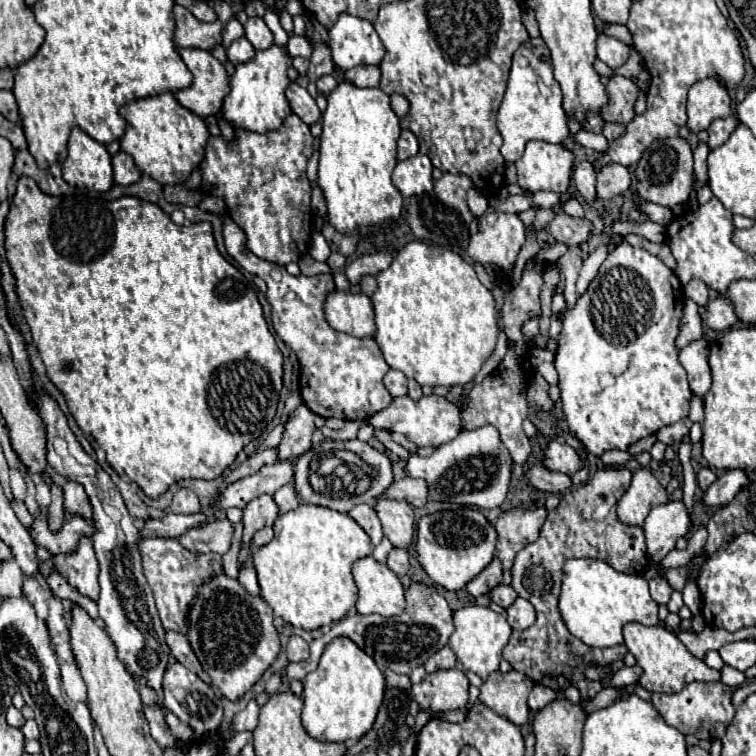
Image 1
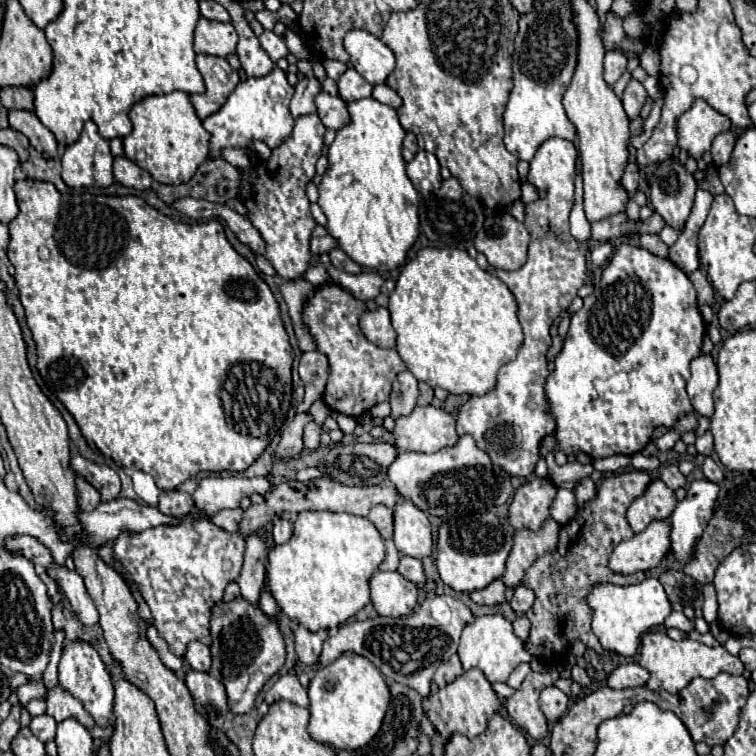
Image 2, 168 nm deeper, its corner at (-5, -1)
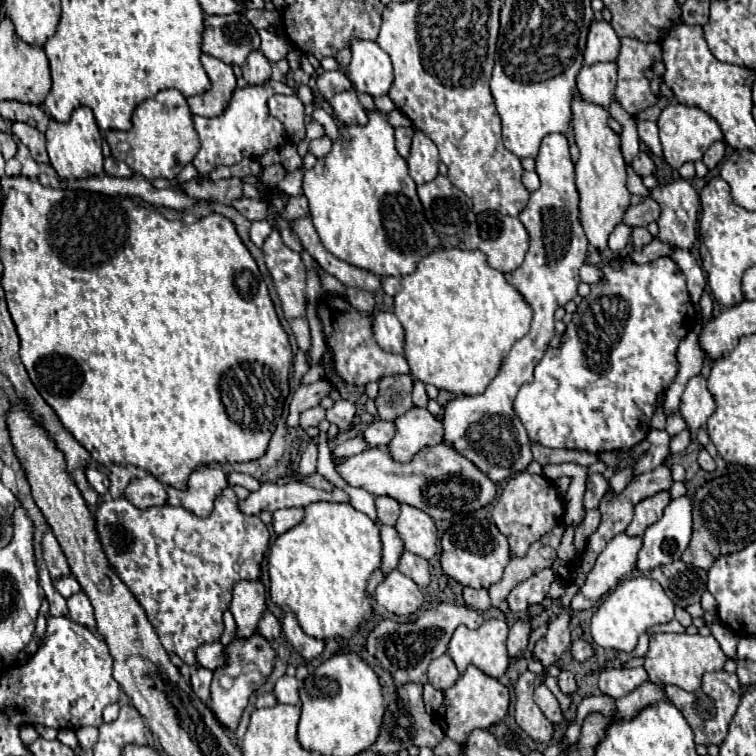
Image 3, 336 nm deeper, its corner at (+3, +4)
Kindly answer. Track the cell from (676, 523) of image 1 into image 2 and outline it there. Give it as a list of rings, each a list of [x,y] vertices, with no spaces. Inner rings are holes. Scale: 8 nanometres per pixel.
[[[666,520],[652,522],[644,532],[620,542],[610,554],[608,568],[624,576],[656,568],[668,552],[668,528]]]

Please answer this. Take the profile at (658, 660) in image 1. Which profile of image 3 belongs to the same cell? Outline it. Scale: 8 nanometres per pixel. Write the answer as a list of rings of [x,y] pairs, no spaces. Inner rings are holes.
[[[654,633],[650,635],[650,649],[644,657],[644,669],[648,673],[648,681],[676,685],[684,691],[696,691],[700,687],[700,677],[706,671],[718,671],[726,663],[726,655],[722,653],[718,641],[712,635],[688,635],[688,633]]]

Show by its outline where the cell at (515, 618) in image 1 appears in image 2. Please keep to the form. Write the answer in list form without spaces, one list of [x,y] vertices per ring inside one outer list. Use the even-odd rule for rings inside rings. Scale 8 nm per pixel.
[[[518,616],[518,618],[514,620],[514,632],[516,632],[516,636],[518,636],[522,642],[526,642],[526,640],[528,640],[528,634],[530,634],[530,620],[528,620],[526,616]]]

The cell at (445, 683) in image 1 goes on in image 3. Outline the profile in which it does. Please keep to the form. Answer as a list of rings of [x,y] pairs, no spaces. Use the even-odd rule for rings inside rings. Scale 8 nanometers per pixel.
[[[468,665],[466,673],[462,673],[458,677],[458,681],[452,687],[444,689],[442,693],[444,693],[444,701],[438,707],[438,711],[434,713],[434,719],[442,727],[444,735],[448,735],[456,743],[464,743],[466,735],[472,729],[486,729],[494,723],[502,721],[504,715],[508,713],[508,705],[510,705],[508,689],[502,683],[498,683],[496,679],[484,675],[474,665]]]

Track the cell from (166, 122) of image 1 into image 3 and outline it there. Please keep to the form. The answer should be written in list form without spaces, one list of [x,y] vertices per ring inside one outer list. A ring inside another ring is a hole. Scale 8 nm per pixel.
[[[162,89],[154,97],[142,101],[132,113],[132,129],[106,131],[106,141],[114,159],[124,161],[134,173],[146,179],[176,179],[176,175],[194,159],[196,151],[200,149],[192,113],[186,105],[186,97],[178,89]]]

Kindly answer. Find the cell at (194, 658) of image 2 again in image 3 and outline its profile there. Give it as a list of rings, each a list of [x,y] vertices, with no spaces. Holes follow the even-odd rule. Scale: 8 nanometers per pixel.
[[[220,641],[216,643],[204,643],[196,649],[196,663],[204,669],[218,669],[224,665],[224,645]]]

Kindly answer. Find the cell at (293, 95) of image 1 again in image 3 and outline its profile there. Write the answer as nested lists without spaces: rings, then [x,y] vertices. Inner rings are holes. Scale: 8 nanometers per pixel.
[[[350,89],[346,93],[338,93],[326,101],[332,107],[338,121],[342,121],[346,125],[354,125],[354,123],[364,125],[366,123],[366,109],[360,105],[354,89]]]

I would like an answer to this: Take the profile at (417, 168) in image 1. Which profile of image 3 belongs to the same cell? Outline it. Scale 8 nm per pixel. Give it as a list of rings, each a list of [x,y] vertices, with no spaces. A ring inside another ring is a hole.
[[[416,131],[410,147],[410,157],[406,159],[406,163],[410,169],[410,177],[416,181],[416,185],[436,179],[438,163],[440,163],[436,145],[424,133]]]

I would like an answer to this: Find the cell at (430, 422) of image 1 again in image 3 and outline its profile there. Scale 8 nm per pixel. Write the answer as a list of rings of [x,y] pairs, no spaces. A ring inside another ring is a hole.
[[[412,407],[408,413],[394,419],[396,435],[388,445],[396,461],[410,461],[414,453],[428,445],[444,441],[444,425],[428,409]]]

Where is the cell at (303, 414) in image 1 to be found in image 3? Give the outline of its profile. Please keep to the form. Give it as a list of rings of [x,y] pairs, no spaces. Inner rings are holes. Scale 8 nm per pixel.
[[[318,405],[318,407],[312,407],[312,409],[308,409],[308,411],[304,411],[302,413],[302,417],[300,417],[300,427],[306,431],[308,427],[312,427],[312,425],[318,425],[322,419],[324,419],[324,409]]]

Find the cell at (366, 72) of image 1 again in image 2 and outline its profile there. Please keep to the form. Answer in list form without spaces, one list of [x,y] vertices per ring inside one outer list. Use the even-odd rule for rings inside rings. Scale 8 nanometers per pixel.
[[[348,68],[338,80],[338,94],[344,102],[368,98],[370,92],[372,92],[372,86],[354,68]]]

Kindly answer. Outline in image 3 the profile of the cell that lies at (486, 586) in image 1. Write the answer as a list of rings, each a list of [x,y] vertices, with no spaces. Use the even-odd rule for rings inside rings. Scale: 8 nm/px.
[[[464,587],[464,601],[466,601],[468,607],[480,609],[480,611],[486,611],[486,609],[492,607],[492,601],[488,599],[488,591],[486,591],[486,589]]]

